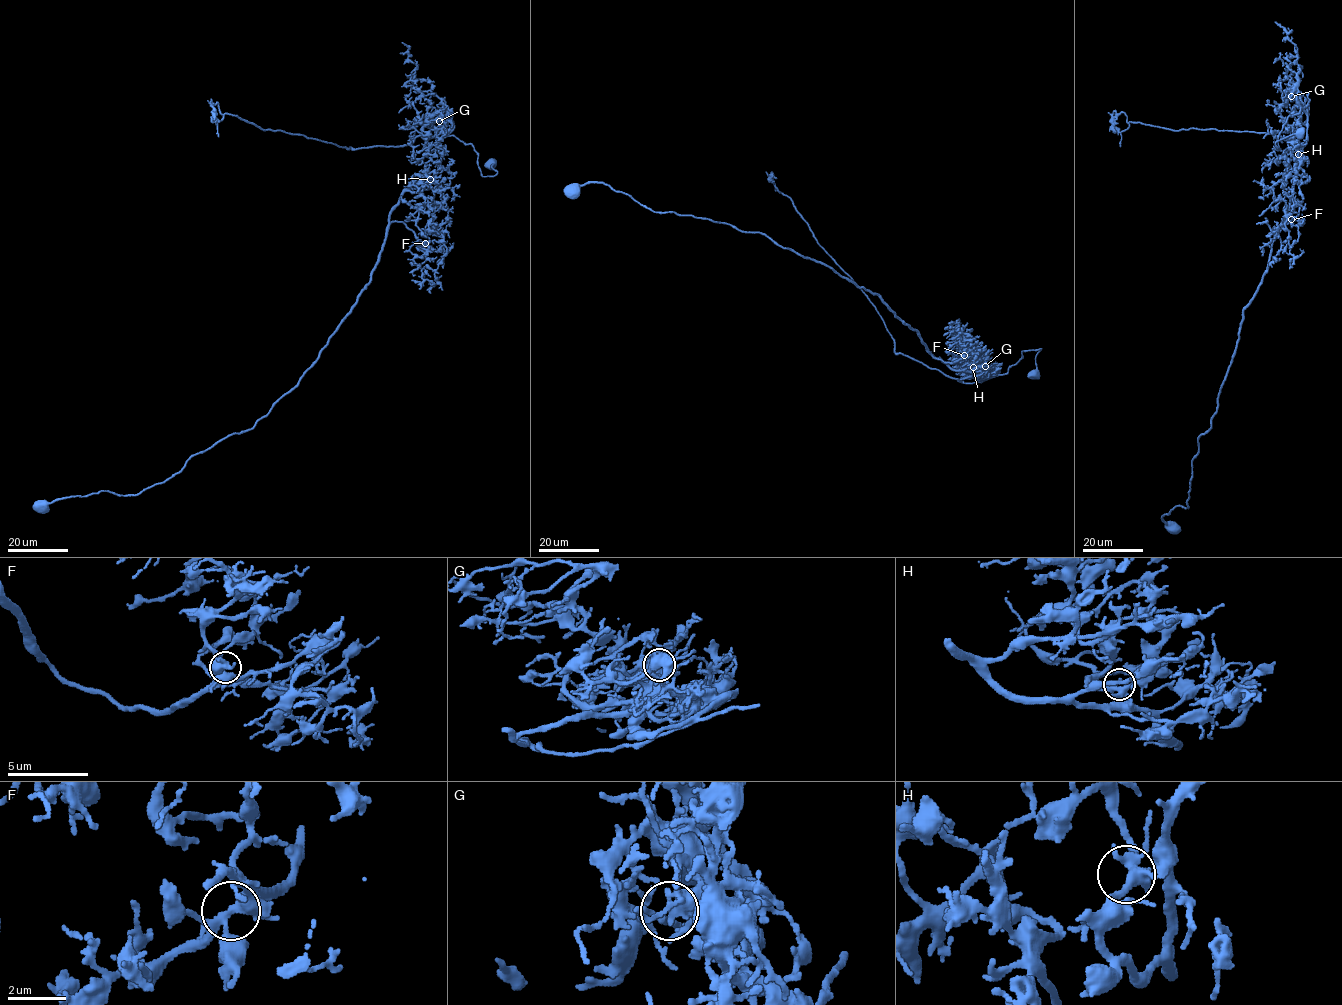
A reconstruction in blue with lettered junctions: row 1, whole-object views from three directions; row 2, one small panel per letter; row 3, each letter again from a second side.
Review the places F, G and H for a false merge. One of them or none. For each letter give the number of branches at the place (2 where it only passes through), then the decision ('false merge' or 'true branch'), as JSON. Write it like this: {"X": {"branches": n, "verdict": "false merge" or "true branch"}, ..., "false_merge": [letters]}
{"F": {"branches": 6, "verdict": "true branch"}, "G": {"branches": 5, "verdict": "false merge"}, "H": {"branches": 5, "verdict": "true branch"}, "false_merge": ["G"]}

